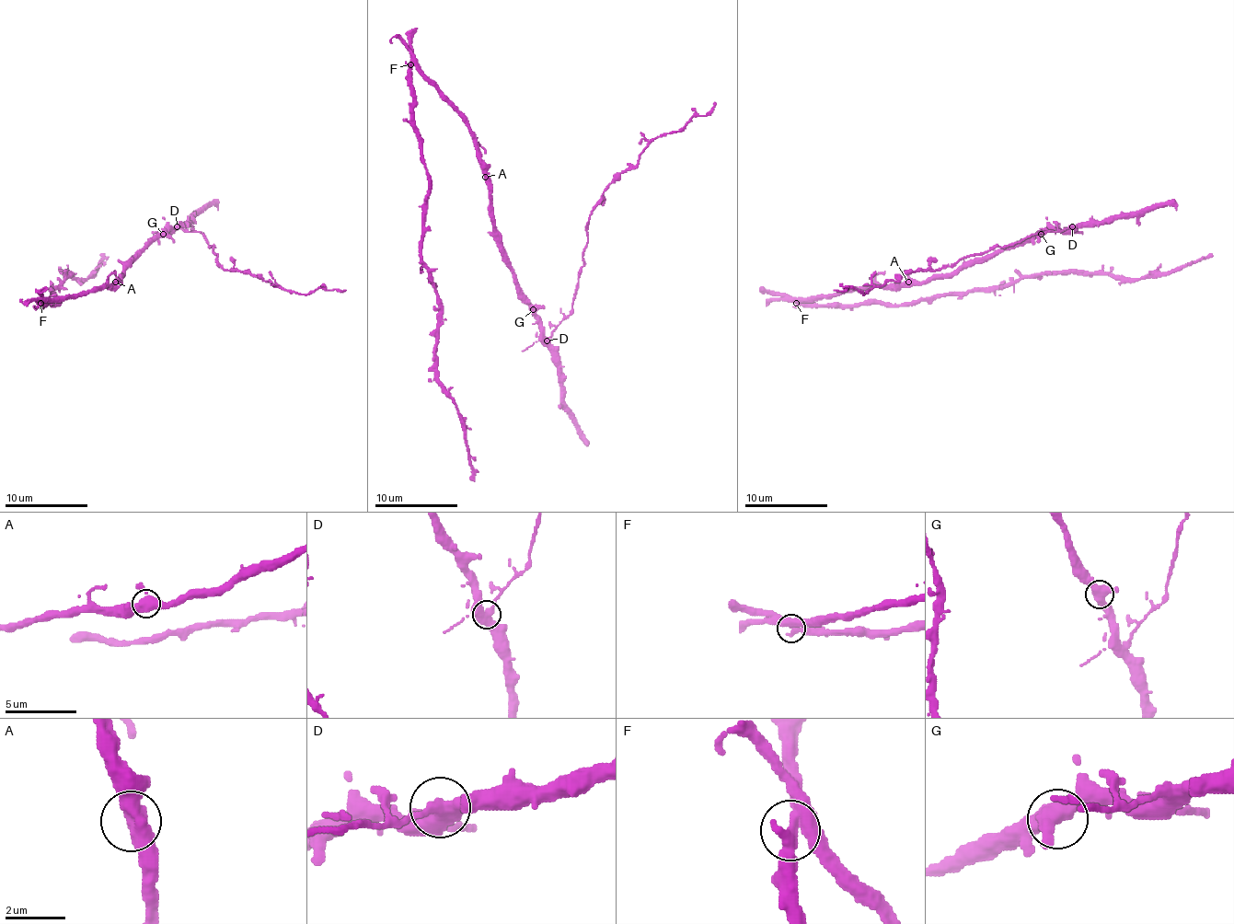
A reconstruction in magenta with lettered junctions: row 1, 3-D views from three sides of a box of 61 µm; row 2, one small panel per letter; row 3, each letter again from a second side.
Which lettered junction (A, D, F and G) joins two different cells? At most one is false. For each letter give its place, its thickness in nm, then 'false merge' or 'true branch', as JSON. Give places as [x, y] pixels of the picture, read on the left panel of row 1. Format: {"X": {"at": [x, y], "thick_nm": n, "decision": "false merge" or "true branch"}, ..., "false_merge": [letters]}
{"A": {"at": [115, 282], "thick_nm": 420, "decision": "true branch"}, "D": {"at": [177, 226], "thick_nm": 440, "decision": "false merge"}, "F": {"at": [40, 303], "thick_nm": 320, "decision": "true branch"}, "G": {"at": [163, 234], "thick_nm": 420, "decision": "true branch"}, "false_merge": ["D"]}

